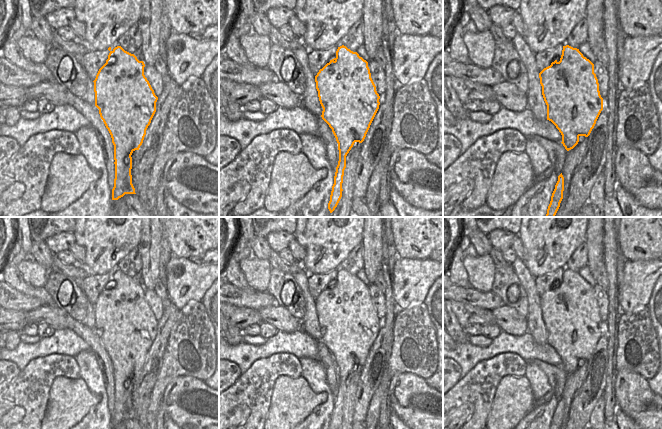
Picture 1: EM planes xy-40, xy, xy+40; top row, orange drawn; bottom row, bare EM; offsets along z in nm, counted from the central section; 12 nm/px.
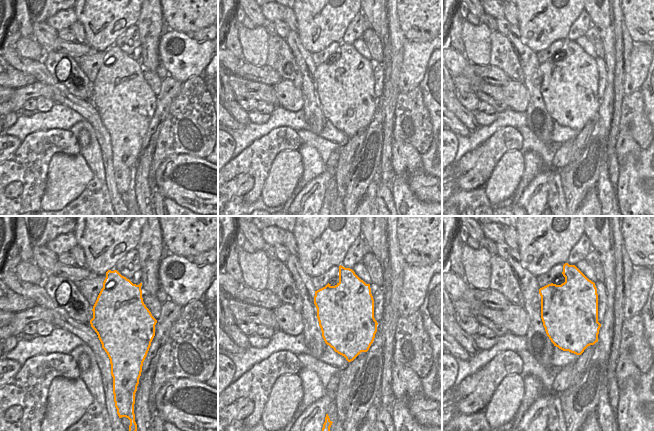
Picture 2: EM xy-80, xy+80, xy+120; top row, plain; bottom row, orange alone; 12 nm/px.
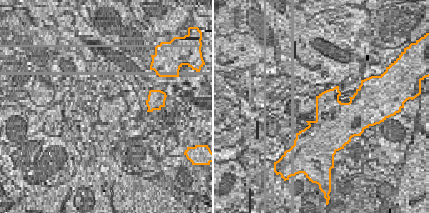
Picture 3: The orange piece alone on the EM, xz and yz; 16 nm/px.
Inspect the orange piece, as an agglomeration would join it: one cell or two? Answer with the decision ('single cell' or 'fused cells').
single cell

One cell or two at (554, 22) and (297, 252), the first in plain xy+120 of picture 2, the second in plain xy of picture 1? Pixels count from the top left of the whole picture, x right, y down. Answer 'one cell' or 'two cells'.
two cells

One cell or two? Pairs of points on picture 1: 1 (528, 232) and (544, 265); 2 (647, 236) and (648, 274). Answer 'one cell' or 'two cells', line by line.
1: one cell
2: two cells

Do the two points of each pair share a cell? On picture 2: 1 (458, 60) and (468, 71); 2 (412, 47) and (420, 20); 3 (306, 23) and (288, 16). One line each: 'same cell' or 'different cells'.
1: same cell
2: different cells
3: different cells

